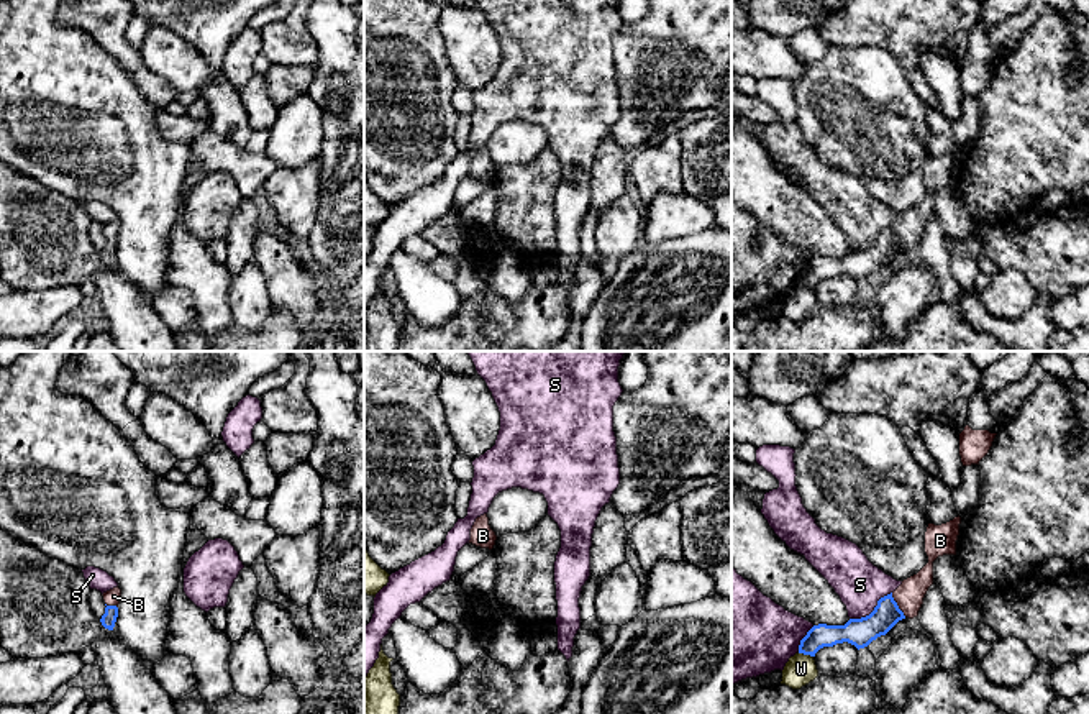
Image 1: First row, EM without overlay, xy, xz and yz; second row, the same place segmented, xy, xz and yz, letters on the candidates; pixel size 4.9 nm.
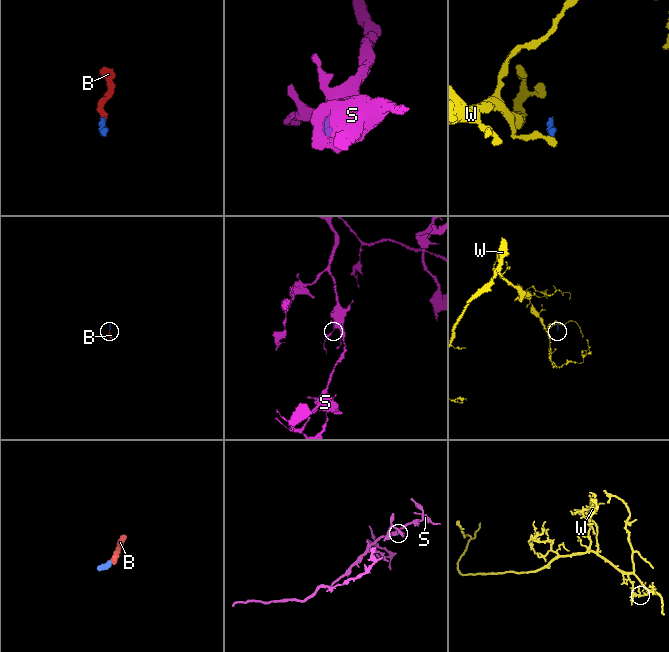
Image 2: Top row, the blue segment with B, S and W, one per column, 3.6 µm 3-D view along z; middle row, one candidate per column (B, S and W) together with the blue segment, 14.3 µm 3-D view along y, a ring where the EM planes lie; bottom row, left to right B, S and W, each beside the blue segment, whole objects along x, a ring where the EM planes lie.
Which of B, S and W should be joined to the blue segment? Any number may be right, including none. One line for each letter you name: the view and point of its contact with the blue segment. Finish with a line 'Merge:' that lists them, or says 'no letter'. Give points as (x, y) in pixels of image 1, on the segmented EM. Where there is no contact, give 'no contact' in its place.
B: contact yz (896, 604)
Merge: B

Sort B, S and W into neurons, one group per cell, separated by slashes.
B / S / W

